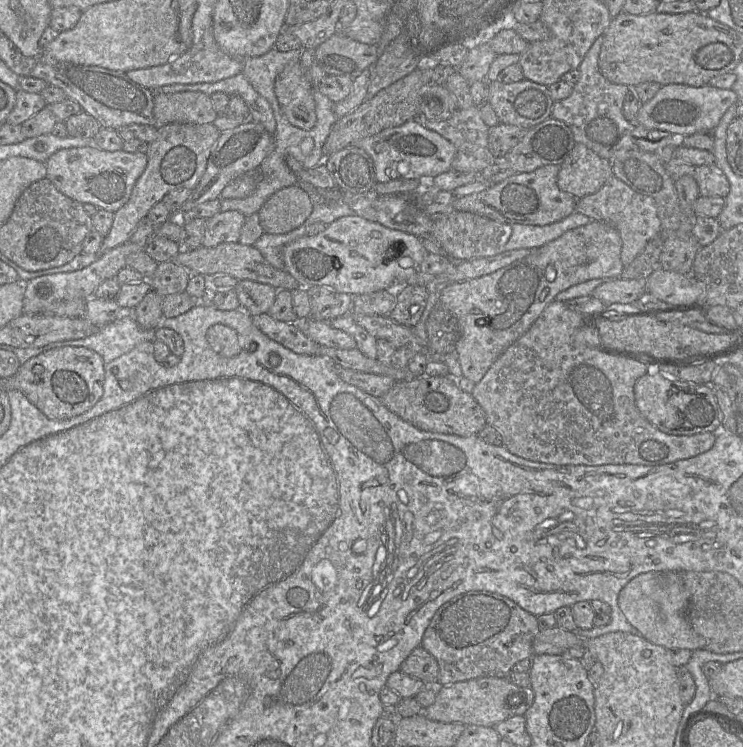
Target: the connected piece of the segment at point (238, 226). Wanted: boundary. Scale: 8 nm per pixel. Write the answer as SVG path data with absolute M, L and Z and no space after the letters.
M236 210L220 211L205 220L202 246L214 247L221 243L238 242L246 216Z

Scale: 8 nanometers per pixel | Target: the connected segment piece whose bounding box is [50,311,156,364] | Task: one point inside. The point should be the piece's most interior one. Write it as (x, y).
(119, 337)

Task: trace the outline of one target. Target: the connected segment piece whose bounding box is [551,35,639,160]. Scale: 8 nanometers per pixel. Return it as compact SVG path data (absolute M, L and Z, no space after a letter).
M603 35L594 41L581 62L578 68L580 77L570 96L553 103L551 117L564 122L570 128L575 143L584 144L601 158L610 160L617 150L638 150L639 147L630 136L635 122L627 121L622 113L628 86L614 84L600 72L598 59L602 44Z

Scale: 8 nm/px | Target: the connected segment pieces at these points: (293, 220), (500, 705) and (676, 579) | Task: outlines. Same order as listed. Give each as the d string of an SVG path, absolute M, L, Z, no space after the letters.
M297 185L272 194L258 211L260 226L268 234L285 234L300 227L309 217L313 204Z
M481 677L437 687L437 696L432 705L423 709L430 720L445 723L461 723L494 727L496 724L515 716L506 704L510 694L520 693L523 689L504 677Z
M654 571L637 575L620 590L618 605L627 621L642 637L653 644L666 649L688 649L691 651L705 648L705 639L693 630L687 619L689 593L680 572Z

